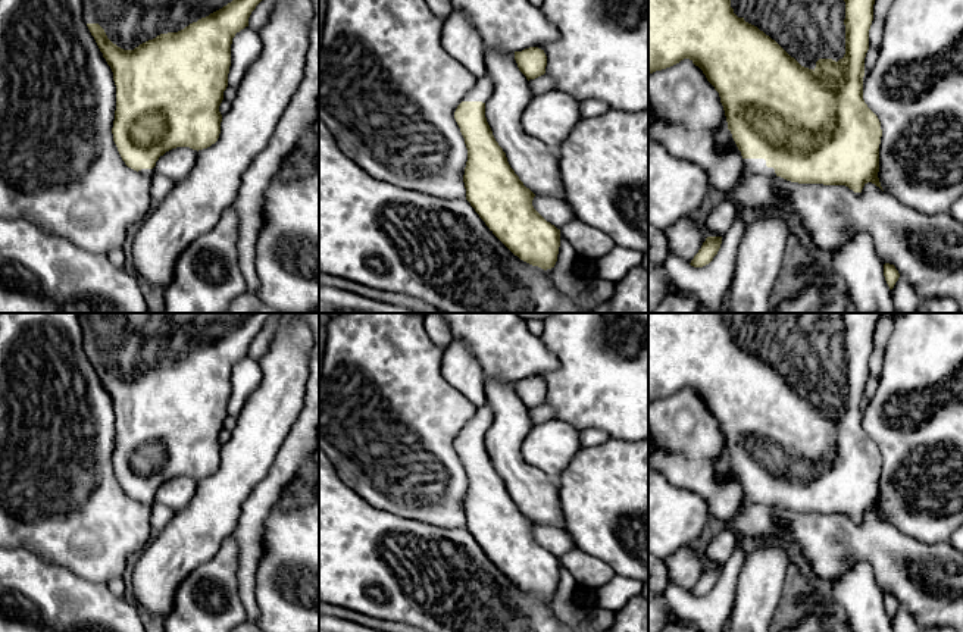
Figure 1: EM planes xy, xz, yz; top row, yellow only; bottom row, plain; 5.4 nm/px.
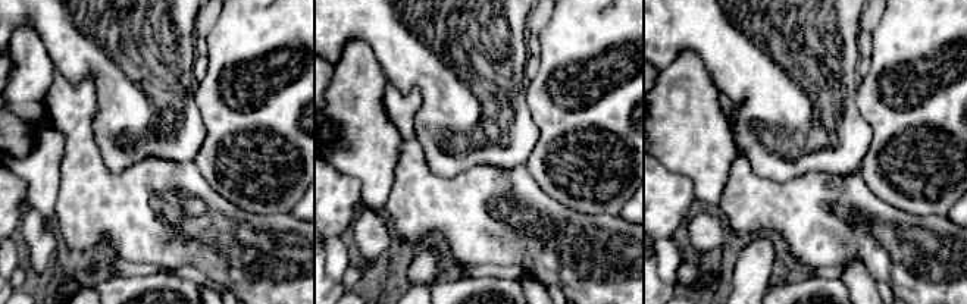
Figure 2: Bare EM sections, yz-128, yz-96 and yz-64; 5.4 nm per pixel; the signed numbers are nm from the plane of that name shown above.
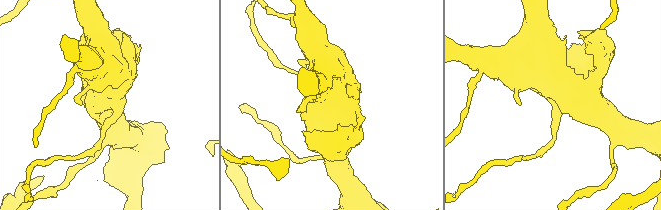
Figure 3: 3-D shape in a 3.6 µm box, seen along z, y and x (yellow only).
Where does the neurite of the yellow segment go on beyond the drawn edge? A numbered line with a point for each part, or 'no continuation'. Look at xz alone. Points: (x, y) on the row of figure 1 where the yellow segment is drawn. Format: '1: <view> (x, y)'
1: xz (482, 88)

